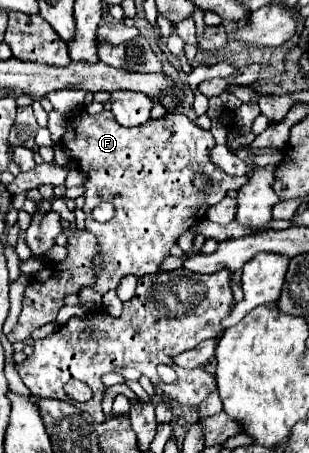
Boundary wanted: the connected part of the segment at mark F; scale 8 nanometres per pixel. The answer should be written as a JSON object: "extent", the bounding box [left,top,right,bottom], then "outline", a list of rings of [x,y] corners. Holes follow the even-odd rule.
{"extent":[63,111,249,295],"outline":[[[111,111],[97,115],[81,113],[81,119],[69,119],[63,147],[71,151],[71,159],[85,175],[85,183],[81,185],[85,189],[85,227],[99,243],[93,289],[101,295],[115,289],[125,275],[141,277],[157,273],[177,239],[205,217],[207,199],[211,207],[219,203],[229,189],[241,189],[249,181],[247,175],[227,175],[221,167],[211,163],[209,153],[215,147],[211,131],[197,127],[183,113],[167,113],[139,127],[115,123]],[[197,171],[207,173],[213,181],[205,193],[197,191],[191,183]],[[103,201],[111,201],[117,215],[107,223],[97,223],[91,211]]]}

